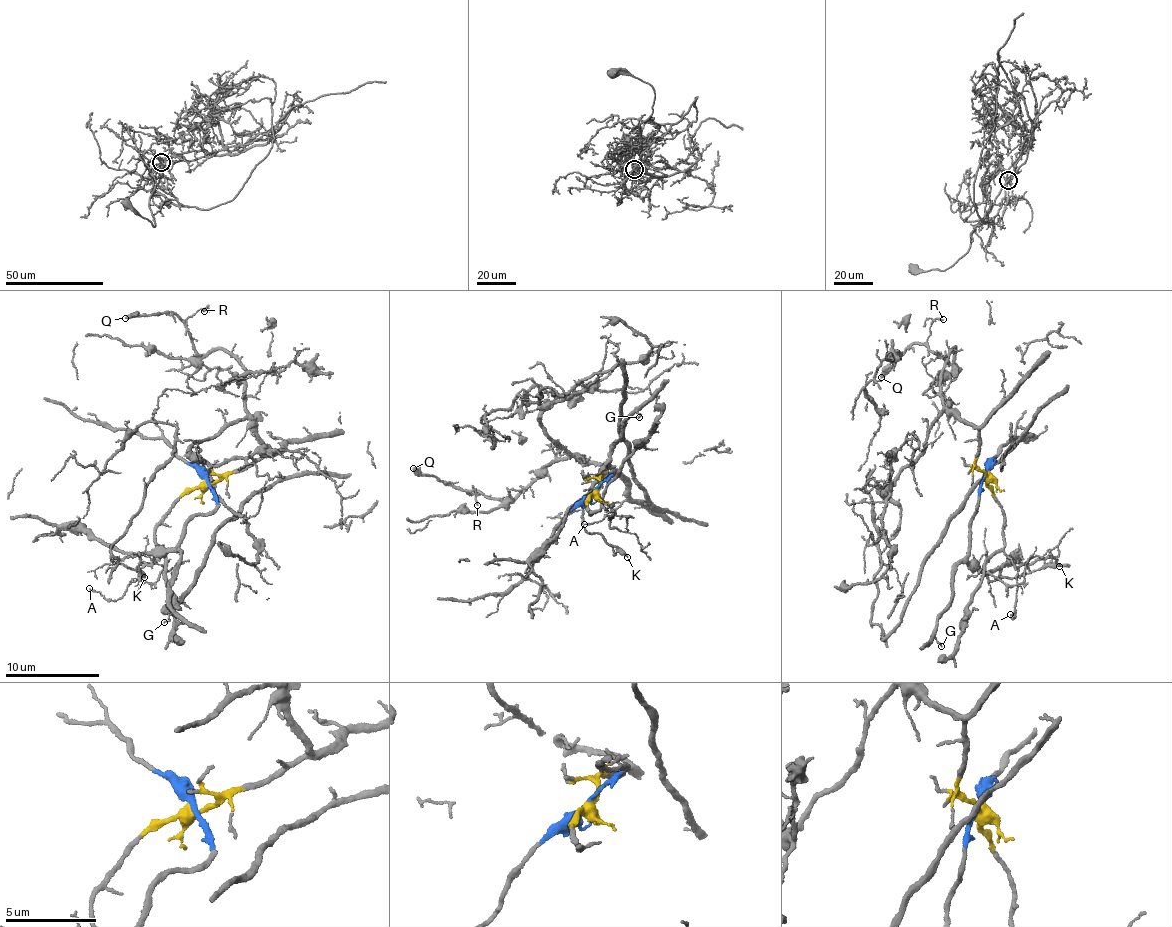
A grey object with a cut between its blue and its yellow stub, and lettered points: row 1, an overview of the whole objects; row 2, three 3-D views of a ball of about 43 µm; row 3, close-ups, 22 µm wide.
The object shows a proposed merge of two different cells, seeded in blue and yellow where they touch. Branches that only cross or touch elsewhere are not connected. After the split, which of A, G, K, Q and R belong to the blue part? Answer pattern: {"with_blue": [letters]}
{"with_blue": ["G", "K"]}

